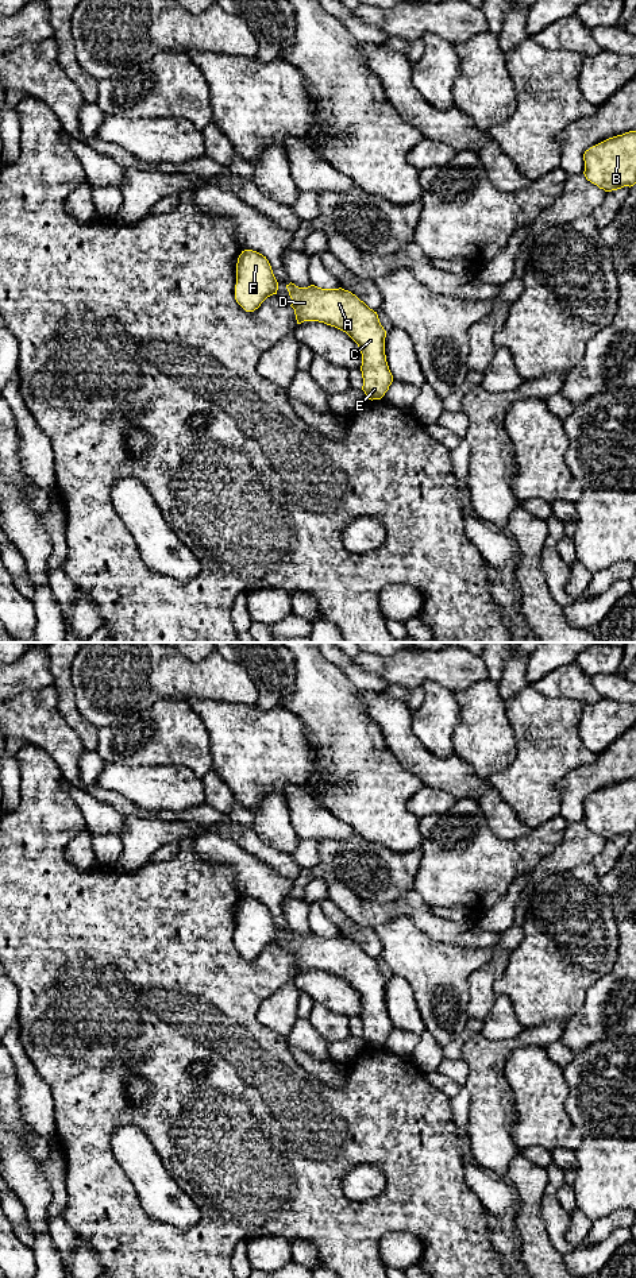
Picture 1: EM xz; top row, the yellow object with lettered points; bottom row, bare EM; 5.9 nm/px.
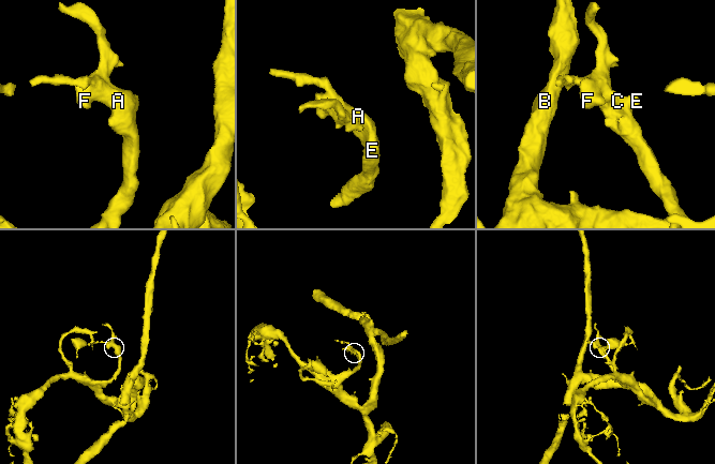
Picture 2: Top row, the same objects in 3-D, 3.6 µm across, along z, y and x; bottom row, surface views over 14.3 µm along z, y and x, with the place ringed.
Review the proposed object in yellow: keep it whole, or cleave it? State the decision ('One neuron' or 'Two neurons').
One neuron

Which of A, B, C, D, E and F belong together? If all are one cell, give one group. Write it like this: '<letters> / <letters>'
A B C D E F

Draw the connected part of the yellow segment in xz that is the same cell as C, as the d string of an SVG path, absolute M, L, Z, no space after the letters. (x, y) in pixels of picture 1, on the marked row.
M286 285L297 324L319 321L346 332L362 354L362 378L369 399L381 399L393 382L385 355L386 331L377 312L355 294L342 287L321 289L315 285L298 287Z

